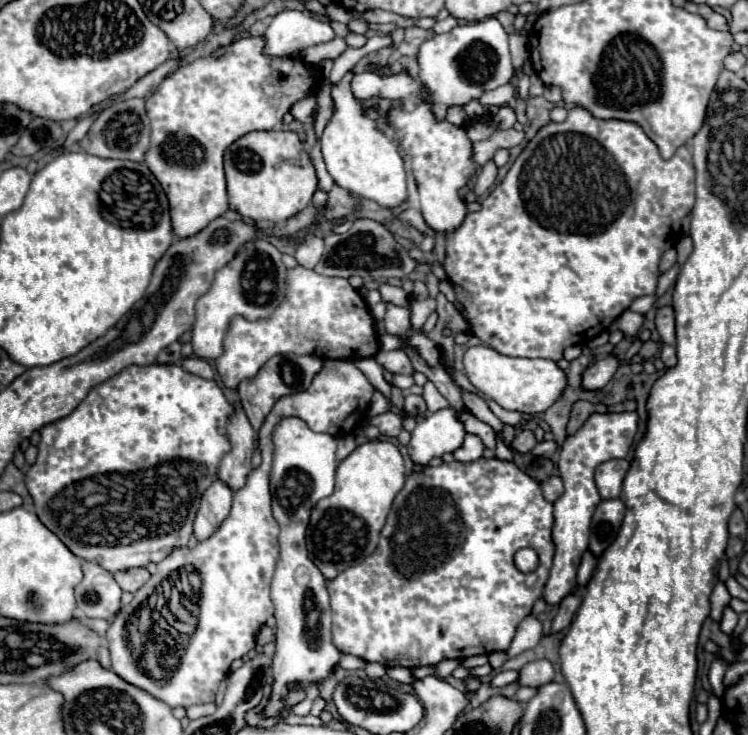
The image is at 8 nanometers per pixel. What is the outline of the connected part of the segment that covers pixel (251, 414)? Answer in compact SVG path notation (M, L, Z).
M278 355L272 357L258 373L258 377L244 381L238 389L238 397L244 405L244 411L252 423L252 427L256 431L260 431L264 419L268 417L268 413L272 411L274 403L284 397L284 395L292 395L292 393L300 393L306 391L314 379L314 375L322 369L322 359L318 357L300 357L300 355Z

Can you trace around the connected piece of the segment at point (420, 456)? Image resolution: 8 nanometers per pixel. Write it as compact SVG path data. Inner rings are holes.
M452 407L440 409L416 423L408 443L408 455L414 463L426 465L432 457L442 457L444 453L458 449L464 441L464 435L466 429L458 419L458 411Z

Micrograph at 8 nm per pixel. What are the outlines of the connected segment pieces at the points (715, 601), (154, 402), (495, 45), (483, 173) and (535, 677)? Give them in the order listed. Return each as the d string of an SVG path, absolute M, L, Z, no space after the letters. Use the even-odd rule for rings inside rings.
M718 581L716 583L716 587L714 587L714 591L712 591L712 597L710 597L710 603L712 603L712 613L710 613L710 617L712 619L720 619L722 617L722 609L730 603L730 593L728 593L728 589L726 589L726 583L722 583L722 581Z
M130 365L118 375L110 377L108 381L96 385L86 399L68 415L62 417L50 425L44 425L40 429L42 441L38 443L38 459L36 463L26 471L26 487L32 495L36 515L38 519L78 557L86 561L94 561L102 565L104 569L114 571L126 571L132 567L146 567L148 563L158 563L162 557L168 557L172 549L186 547L188 539L192 535L192 523L198 511L198 501L202 493L210 487L210 481L218 477L218 465L220 459L230 451L230 441L226 439L226 421L232 413L232 405L226 401L222 389L216 385L216 381L208 381L202 377L196 377L192 373L186 373L178 365Z
M496 17L482 21L472 21L470 25L458 25L448 33L434 35L420 47L420 81L430 91L430 97L424 99L434 105L438 117L446 117L450 105L464 105L472 99L478 99L484 91L492 91L514 77L514 67L508 51L508 33Z
M488 161L488 163L480 169L480 173L478 173L478 181L476 181L476 187L474 187L474 193L476 193L478 197L482 197L482 195L494 185L494 181L496 181L496 173L498 173L498 169L496 169L496 165L494 165L492 161Z
M542 659L542 661L532 661L526 667L520 669L520 685L530 685L530 687L540 687L546 685L554 679L554 667L550 661Z

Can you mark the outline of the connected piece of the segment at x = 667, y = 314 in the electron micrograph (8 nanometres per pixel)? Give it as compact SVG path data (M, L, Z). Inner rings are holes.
M662 307L656 313L656 327L664 343L674 345L676 343L676 331L674 331L674 311L672 307Z

